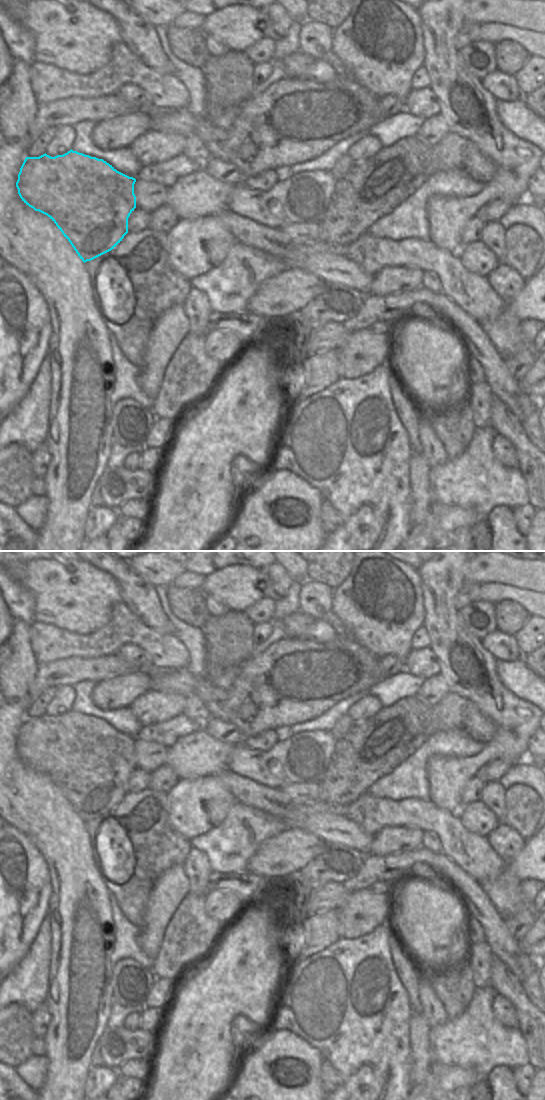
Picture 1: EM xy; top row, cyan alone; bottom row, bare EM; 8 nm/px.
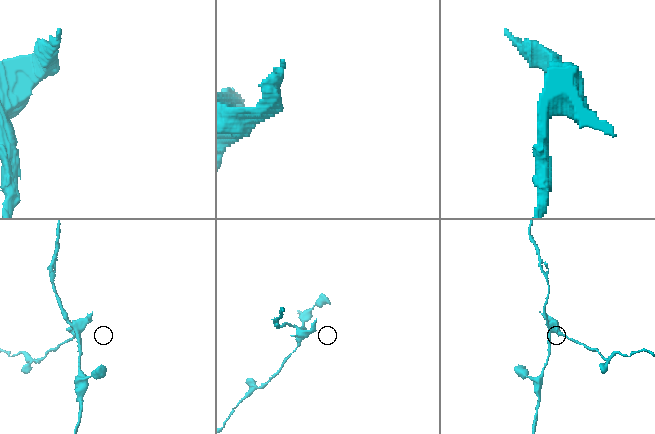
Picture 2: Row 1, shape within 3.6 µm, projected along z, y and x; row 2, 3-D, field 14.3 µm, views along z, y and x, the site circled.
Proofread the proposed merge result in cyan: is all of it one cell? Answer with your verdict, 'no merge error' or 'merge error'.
merge error

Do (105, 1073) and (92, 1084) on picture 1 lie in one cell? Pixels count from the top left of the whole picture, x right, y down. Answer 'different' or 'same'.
same

